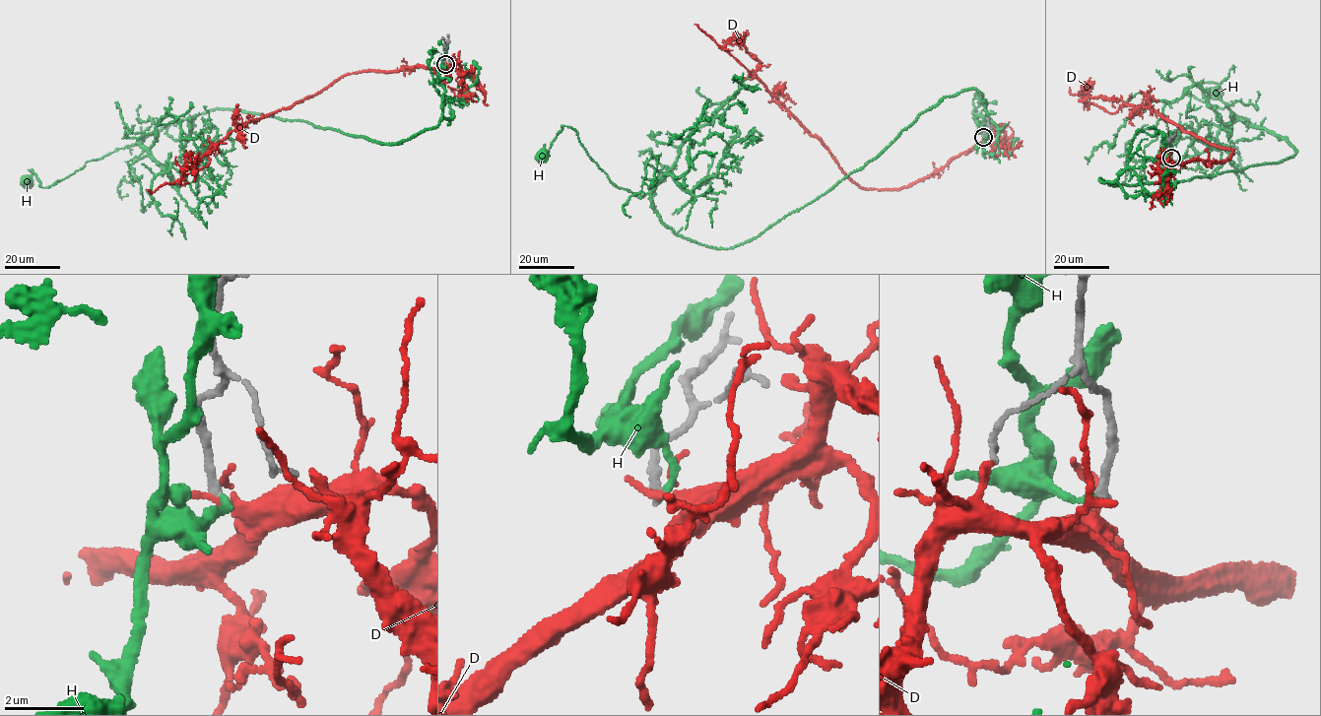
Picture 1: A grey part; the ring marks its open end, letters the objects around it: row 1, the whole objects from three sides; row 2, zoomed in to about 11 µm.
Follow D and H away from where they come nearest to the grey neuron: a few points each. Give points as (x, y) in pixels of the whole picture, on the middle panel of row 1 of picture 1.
D: (983, 136), (978, 144), (912, 183), (896, 189), (862, 187), (759, 78), (749, 75), (748, 70), (693, 25)
H: (984, 136), (981, 93), (942, 97), (729, 248), (678, 235), (570, 127), (542, 156)

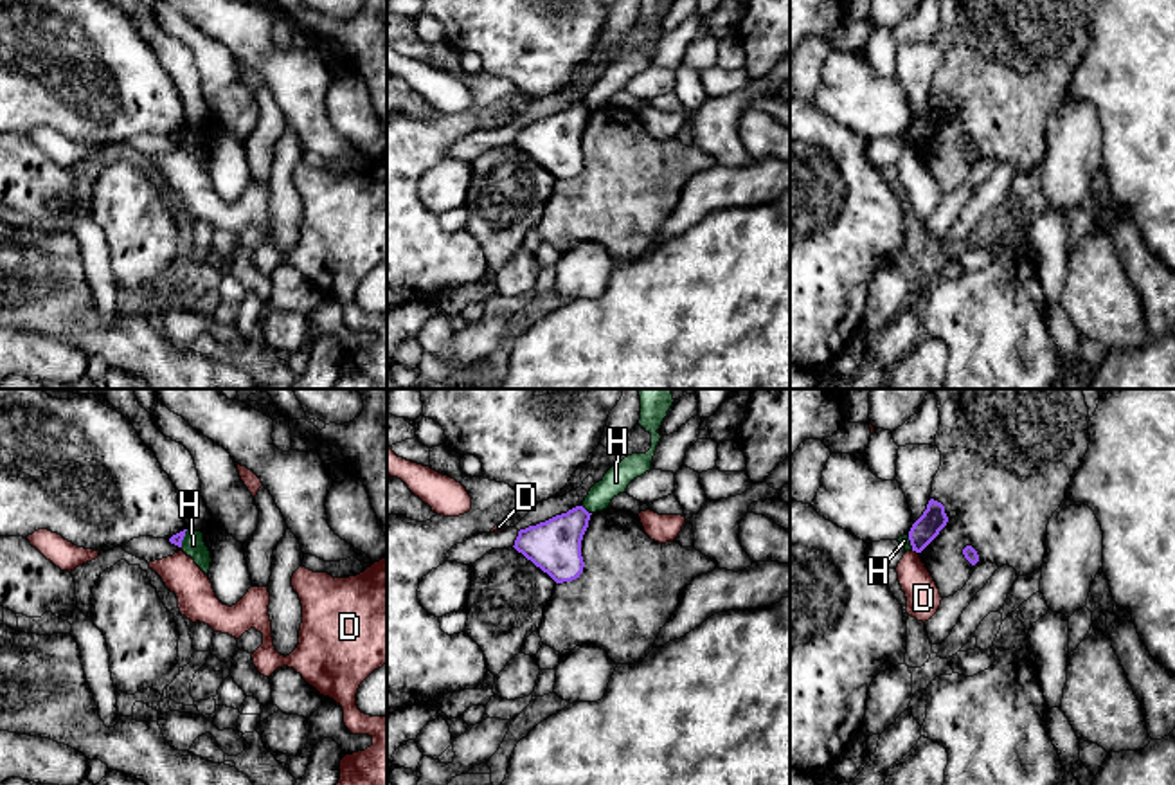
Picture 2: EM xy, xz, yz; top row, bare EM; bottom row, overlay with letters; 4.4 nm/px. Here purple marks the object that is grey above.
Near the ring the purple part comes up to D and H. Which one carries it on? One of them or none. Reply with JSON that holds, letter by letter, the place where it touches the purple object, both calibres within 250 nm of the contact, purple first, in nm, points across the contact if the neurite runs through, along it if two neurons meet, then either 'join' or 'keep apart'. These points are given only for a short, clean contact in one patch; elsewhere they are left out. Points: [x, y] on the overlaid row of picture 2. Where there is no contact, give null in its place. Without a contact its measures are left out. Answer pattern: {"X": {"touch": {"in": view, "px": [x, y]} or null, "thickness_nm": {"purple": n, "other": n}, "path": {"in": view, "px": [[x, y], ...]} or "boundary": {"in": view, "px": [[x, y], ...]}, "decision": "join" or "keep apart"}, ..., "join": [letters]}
{"D": {"touch": {"in": "yz", "px": [914, 550]}, "thickness_nm": {"purple": 110, "other": 150}, "boundary": {"in": "yz", "px": [[911, 550], [916, 553]]}, "decision": "keep apart"}, "H": {"touch": {"in": "xz", "px": [585, 510]}, "thickness_nm": {"purple": 240, "other": 120}, "boundary": {"in": "xz", "px": [[582, 505], [591, 514]]}, "decision": "keep apart"}, "join": []}

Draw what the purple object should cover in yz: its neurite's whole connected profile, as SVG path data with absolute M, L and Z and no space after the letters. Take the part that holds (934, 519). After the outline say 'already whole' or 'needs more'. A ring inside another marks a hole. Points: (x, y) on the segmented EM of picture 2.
M930 499L927 510L909 531L912 551L921 553L939 535L946 522L945 506Z; already whole

